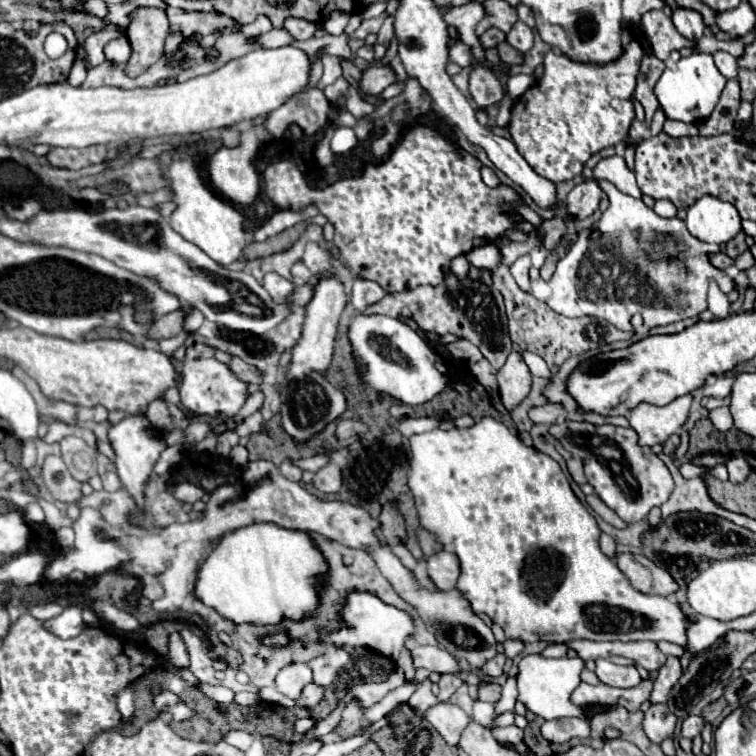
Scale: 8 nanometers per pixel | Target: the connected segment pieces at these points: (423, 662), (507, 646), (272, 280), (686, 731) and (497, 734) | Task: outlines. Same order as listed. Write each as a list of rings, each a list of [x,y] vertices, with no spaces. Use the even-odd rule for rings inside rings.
[[[416,645],[412,647],[414,667],[424,667],[428,671],[436,673],[458,673],[462,671],[456,657],[452,657],[448,651],[440,649],[438,645]]]
[[[506,639],[506,641],[504,641],[504,653],[506,653],[506,657],[510,657],[510,659],[514,659],[516,655],[520,655],[522,649],[524,649],[524,643],[522,643],[522,641],[516,641],[516,639]]]
[[[266,273],[262,279],[262,285],[266,287],[266,291],[272,295],[272,299],[276,303],[284,303],[286,295],[290,295],[294,291],[294,285],[288,279],[280,277],[278,273]]]
[[[690,715],[690,717],[686,717],[686,719],[684,719],[682,729],[680,729],[680,735],[682,735],[682,737],[690,737],[690,739],[692,739],[692,737],[700,735],[702,727],[704,727],[702,717],[698,717],[698,715]]]
[[[515,725],[492,730],[492,734],[500,744],[516,745],[523,741],[524,730]]]

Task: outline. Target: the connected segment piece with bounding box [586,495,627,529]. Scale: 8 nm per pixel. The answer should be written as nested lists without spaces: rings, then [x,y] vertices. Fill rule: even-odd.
[[[590,495],[586,497],[586,503],[590,508],[595,511],[606,522],[610,523],[618,529],[624,529],[627,527],[627,523],[624,522],[614,511],[612,511],[599,497],[596,495]]]

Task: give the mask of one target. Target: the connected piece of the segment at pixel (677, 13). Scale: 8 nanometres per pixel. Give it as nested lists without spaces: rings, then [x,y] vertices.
[[[678,7],[672,11],[672,21],[678,29],[678,33],[682,37],[688,37],[690,41],[694,39],[700,39],[704,35],[704,19],[698,11],[692,11],[692,9],[684,9],[684,7]]]

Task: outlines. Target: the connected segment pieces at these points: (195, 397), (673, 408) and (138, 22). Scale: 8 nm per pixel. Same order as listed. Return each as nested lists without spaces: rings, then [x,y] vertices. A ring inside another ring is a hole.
[[[194,343],[192,347],[186,349],[186,355],[182,359],[182,391],[180,391],[180,403],[184,409],[196,415],[228,415],[234,417],[242,405],[248,399],[248,385],[236,377],[236,373],[230,371],[228,365],[220,363],[214,357],[214,347],[204,345],[204,343]]]
[[[684,395],[674,399],[664,407],[640,403],[630,413],[630,427],[638,433],[640,445],[658,445],[664,443],[670,435],[674,435],[688,419],[688,411],[692,405],[692,395]]]
[[[138,7],[128,17],[130,23],[124,33],[132,45],[132,55],[124,71],[128,77],[138,77],[164,55],[168,17],[166,9],[158,7]]]

